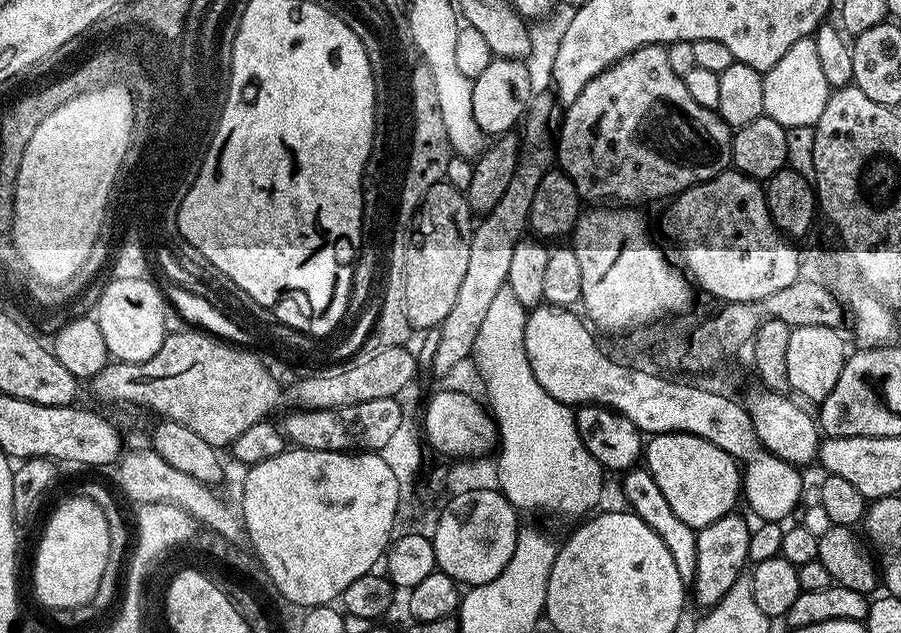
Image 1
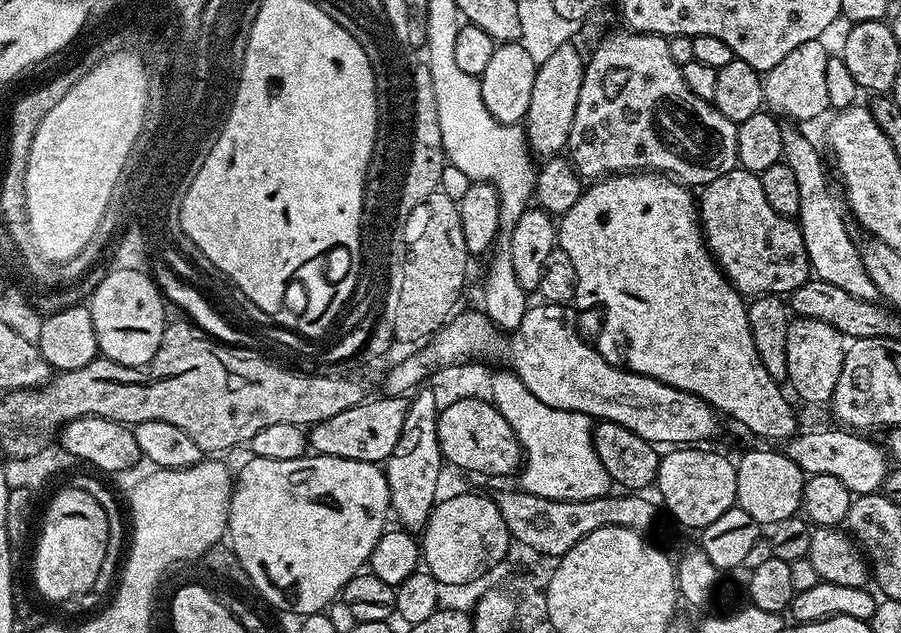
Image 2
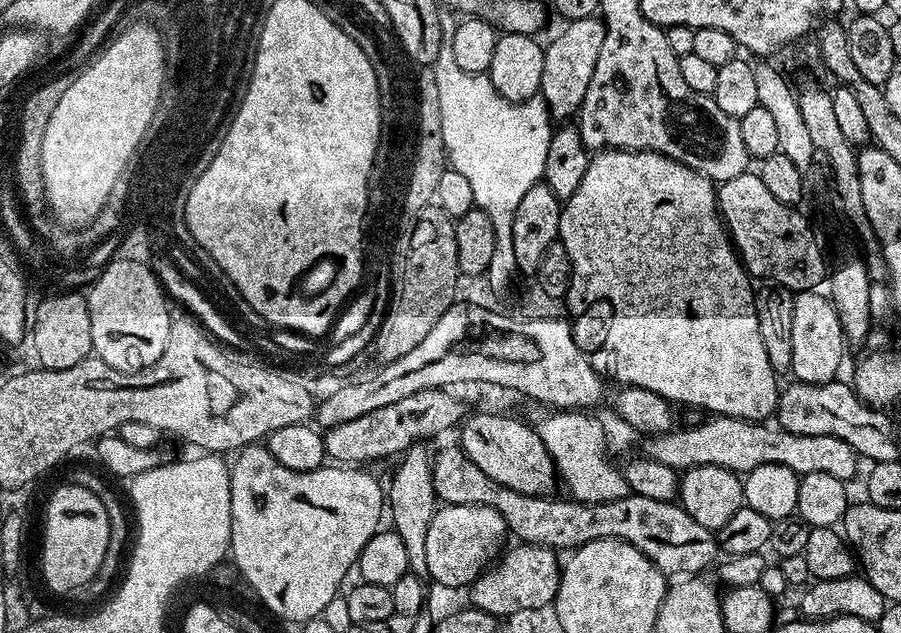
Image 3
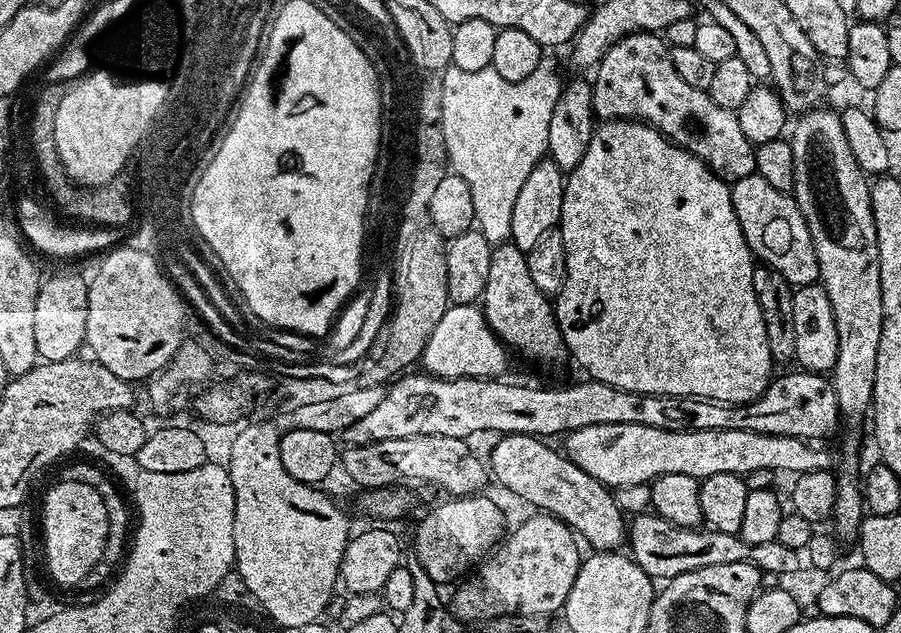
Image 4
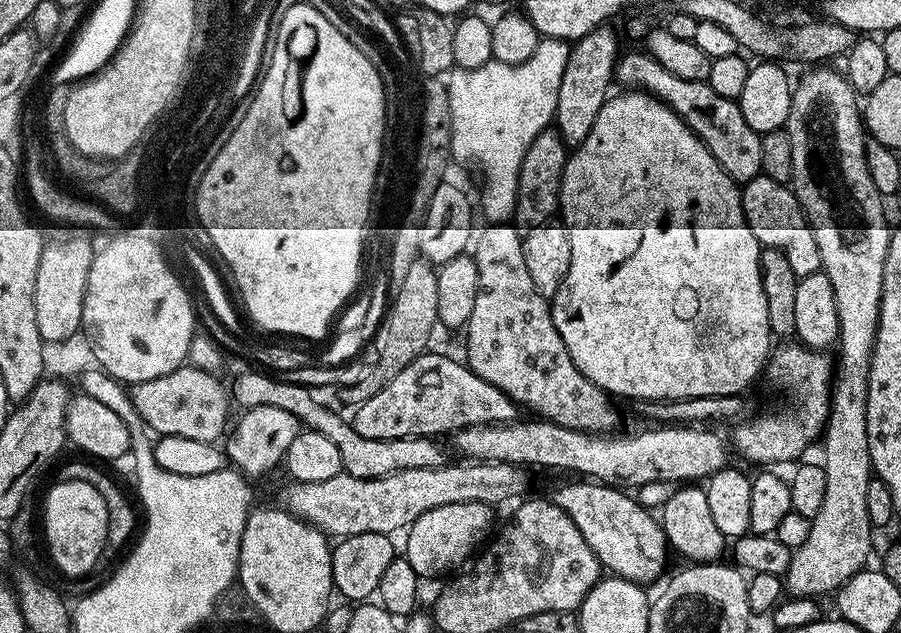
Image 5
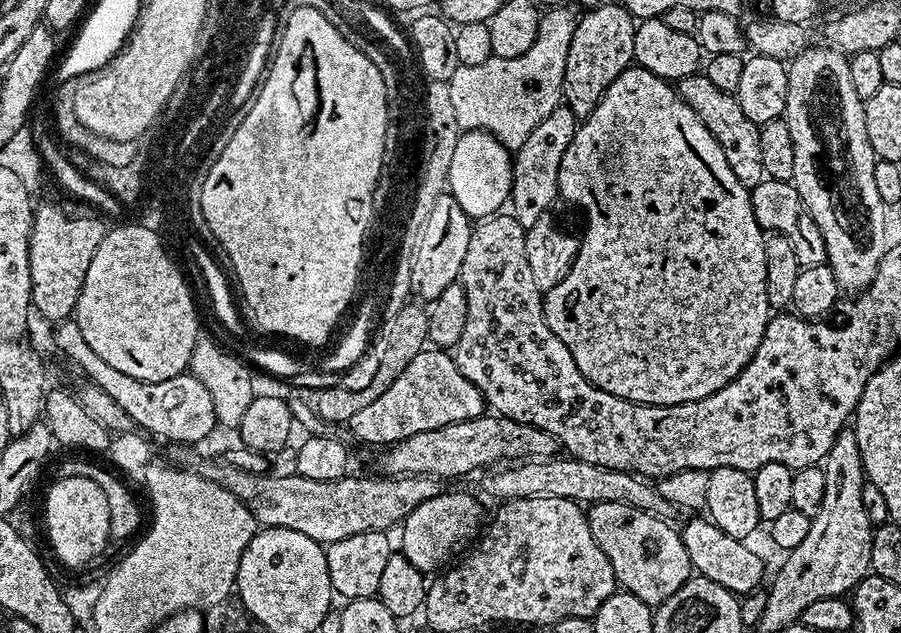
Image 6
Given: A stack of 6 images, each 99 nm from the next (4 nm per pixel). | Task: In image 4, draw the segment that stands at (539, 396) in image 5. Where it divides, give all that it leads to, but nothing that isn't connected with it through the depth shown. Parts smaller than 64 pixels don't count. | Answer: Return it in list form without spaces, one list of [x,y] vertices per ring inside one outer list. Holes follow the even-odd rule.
[[[505,242],[493,247],[490,274],[486,274],[486,290],[482,297],[482,311],[493,334],[509,349],[517,348],[526,359],[537,360],[540,364],[552,364],[555,360],[565,359],[564,339],[556,321],[553,301],[542,290],[538,290],[529,273],[526,253],[518,250],[514,243]]]

